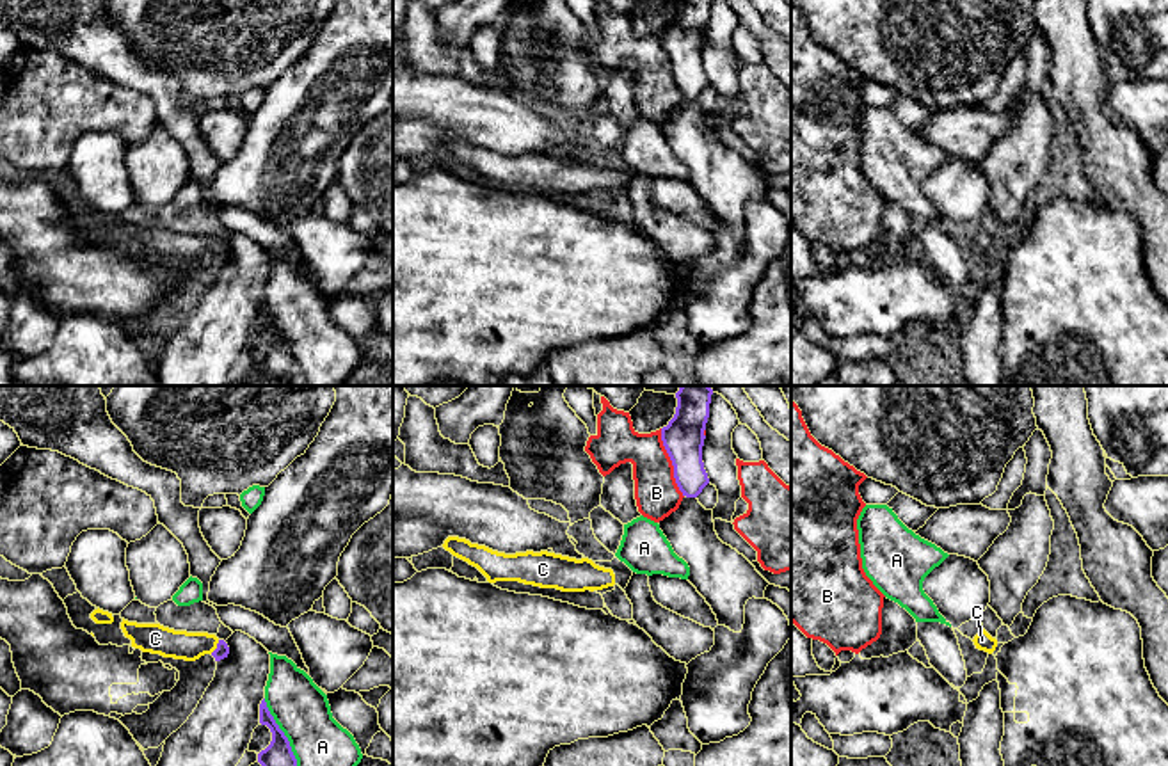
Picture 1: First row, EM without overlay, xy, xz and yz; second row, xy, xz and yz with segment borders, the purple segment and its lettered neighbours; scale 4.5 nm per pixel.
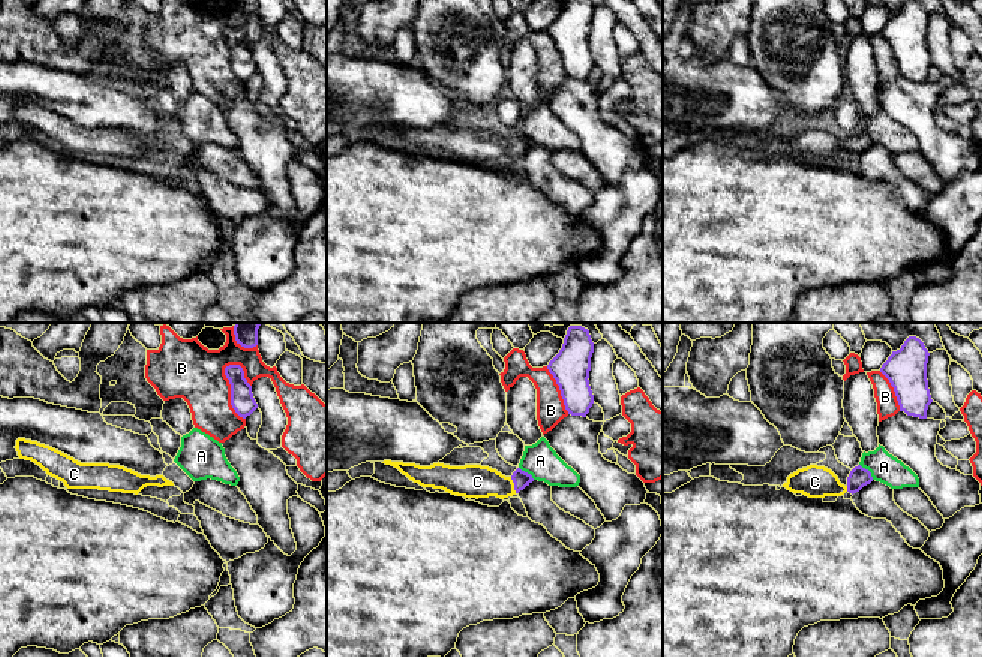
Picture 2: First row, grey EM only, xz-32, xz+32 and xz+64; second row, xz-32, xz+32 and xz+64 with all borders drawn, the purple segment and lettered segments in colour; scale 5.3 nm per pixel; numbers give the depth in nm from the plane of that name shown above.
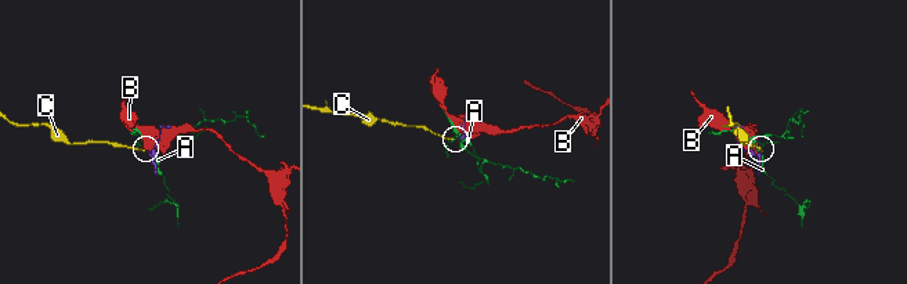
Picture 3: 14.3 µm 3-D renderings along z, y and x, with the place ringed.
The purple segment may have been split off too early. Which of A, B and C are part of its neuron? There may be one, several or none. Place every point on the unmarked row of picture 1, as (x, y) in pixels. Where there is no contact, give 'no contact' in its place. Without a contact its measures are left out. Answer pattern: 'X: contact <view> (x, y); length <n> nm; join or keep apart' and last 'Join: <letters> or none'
A: contact xy (287, 340); length 400 nm; keep apart
B: contact xz (672, 64); length 320 nm; keep apart
C: contact xy (217, 249); length 80 nm; join
Join: C

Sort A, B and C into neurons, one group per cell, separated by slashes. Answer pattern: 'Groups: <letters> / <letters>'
Groups: A / B / C

